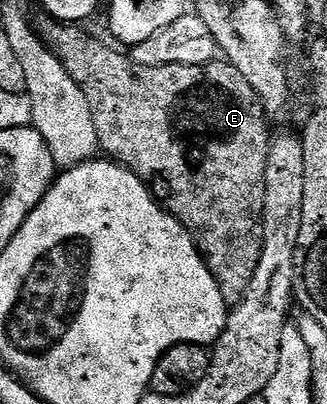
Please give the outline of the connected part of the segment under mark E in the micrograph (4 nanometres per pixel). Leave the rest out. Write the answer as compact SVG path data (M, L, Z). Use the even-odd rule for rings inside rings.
M52 16L45 17L41 22L38 22L40 37L55 52L58 60L62 60L62 64L66 68L66 72L70 72L74 84L78 84L78 88L82 88L82 92L92 109L94 128L98 132L98 140L100 141L100 150L103 153L108 153L105 155L109 159L119 162L127 170L133 170L142 179L144 185L151 190L156 197L156 201L185 226L188 234L194 240L194 244L199 248L200 254L208 263L210 272L214 276L225 302L229 304L239 302L254 276L254 268L258 268L258 256L262 256L262 224L260 223L260 217L262 216L264 197L266 196L266 156L273 140L273 135L268 134L270 115L265 110L264 103L260 101L258 92L254 92L254 88L246 80L246 76L242 76L242 72L238 72L238 68L234 68L226 60L213 60L206 64L143 66L142 63L133 60L125 51L123 54L122 51L115 50L115 48L120 49L115 45L112 45L113 47L107 46L102 39L87 34L83 30L85 28L83 25L59 22Z

